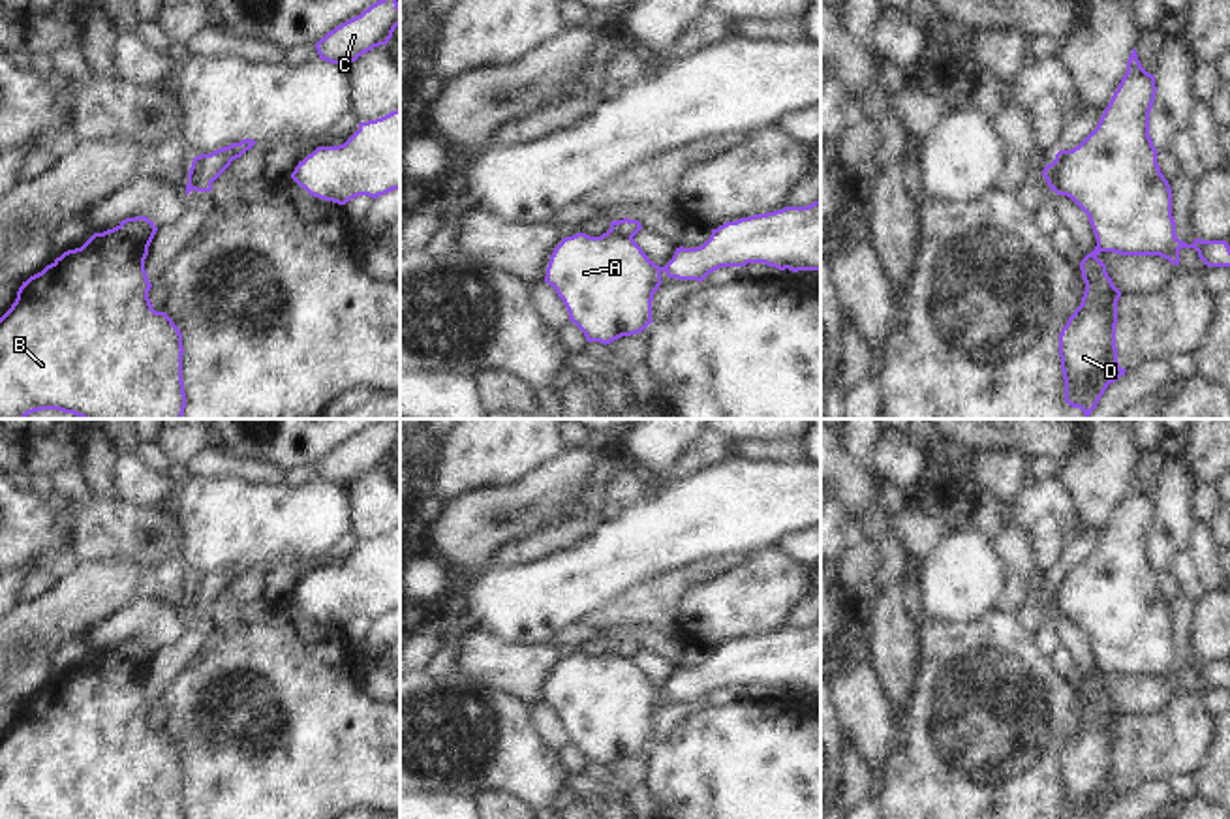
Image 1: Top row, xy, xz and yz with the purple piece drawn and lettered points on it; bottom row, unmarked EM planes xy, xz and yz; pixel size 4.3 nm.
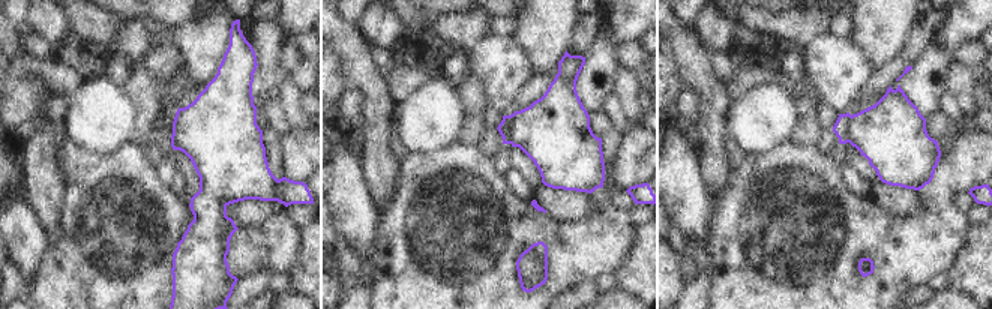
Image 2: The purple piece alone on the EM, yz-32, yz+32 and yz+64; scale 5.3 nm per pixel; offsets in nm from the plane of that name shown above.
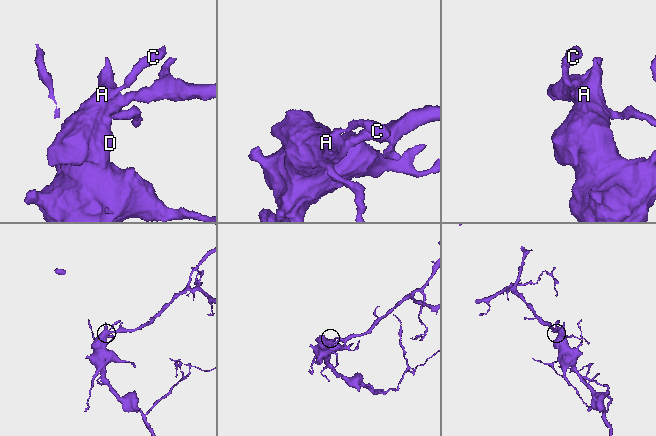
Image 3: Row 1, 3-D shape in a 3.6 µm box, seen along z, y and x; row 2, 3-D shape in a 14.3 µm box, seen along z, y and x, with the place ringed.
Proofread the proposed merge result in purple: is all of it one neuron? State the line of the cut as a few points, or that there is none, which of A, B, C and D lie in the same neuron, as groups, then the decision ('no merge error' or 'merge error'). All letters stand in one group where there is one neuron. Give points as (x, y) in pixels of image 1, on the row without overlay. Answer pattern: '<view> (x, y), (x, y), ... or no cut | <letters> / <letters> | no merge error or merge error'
yz (1052, 583), (1054, 609) | A B D / C | merge error

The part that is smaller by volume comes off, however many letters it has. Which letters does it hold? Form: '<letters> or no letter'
C.

